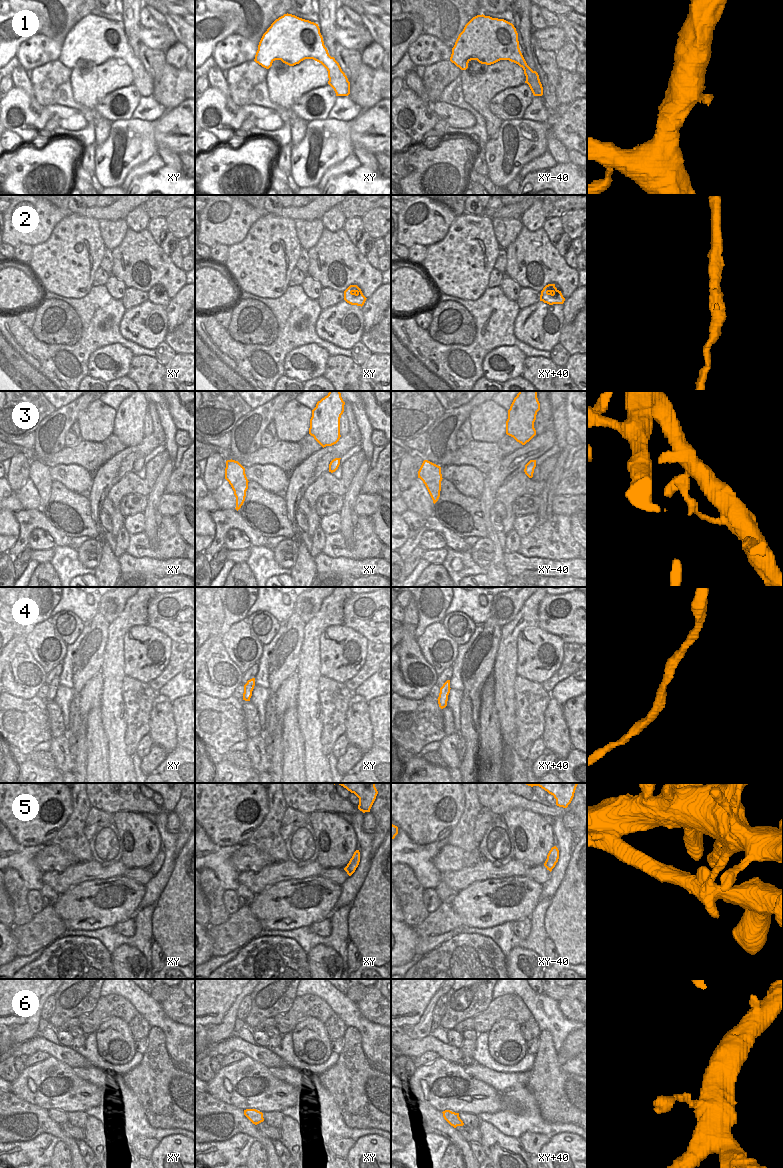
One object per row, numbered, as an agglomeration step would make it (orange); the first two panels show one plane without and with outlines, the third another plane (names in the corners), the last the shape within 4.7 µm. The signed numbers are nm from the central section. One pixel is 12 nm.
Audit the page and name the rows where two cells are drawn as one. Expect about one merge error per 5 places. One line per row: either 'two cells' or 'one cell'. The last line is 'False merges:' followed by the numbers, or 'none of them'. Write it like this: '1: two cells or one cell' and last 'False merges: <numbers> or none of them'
1: one cell
2: one cell
3: one cell
4: one cell
5: one cell
6: one cell
False merges: none of them

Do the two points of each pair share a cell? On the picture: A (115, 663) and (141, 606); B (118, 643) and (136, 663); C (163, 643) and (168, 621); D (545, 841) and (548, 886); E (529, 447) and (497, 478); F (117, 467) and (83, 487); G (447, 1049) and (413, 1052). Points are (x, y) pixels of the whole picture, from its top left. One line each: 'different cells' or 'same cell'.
A: same cell
B: different cells
C: different cells
D: different cells
E: same cell
F: different cells
G: same cell

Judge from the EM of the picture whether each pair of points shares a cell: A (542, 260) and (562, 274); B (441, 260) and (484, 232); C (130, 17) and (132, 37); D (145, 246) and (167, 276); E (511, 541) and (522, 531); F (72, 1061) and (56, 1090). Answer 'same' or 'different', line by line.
A: same
B: same
C: same
D: same
E: different
F: different

